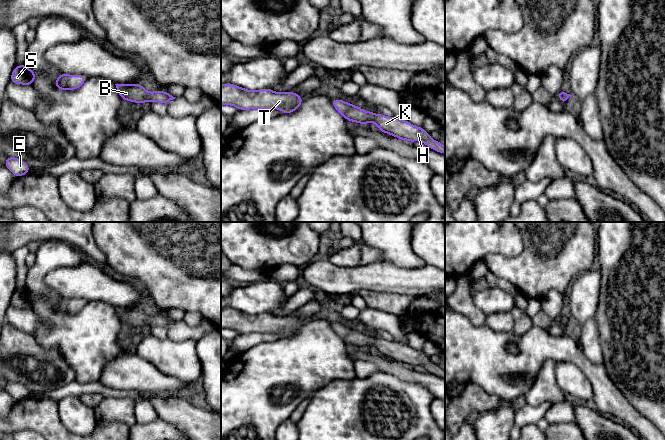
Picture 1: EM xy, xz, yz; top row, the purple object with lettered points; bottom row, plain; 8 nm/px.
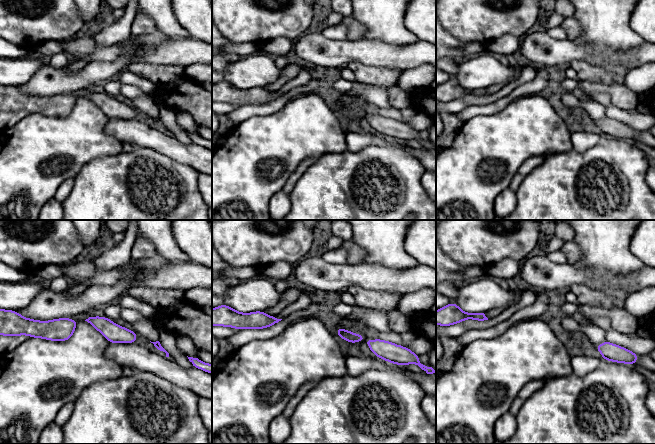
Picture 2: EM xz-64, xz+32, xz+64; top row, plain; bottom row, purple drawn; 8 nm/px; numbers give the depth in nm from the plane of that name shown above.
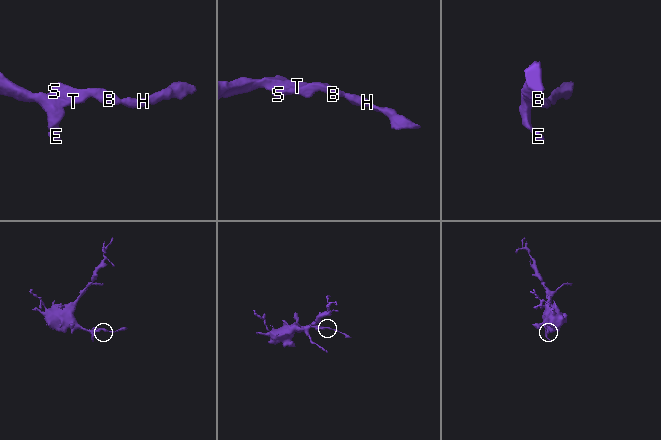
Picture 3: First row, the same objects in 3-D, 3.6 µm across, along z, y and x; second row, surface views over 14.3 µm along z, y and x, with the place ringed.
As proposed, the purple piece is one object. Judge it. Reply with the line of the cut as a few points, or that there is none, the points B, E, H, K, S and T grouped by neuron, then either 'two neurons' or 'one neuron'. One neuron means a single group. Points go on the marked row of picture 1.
no cut; B E H K S T; one neuron

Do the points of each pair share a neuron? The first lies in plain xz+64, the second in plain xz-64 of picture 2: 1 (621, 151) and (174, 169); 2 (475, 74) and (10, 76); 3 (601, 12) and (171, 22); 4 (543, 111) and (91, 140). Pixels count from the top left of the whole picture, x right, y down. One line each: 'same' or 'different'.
1: same
2: same
3: same
4: same

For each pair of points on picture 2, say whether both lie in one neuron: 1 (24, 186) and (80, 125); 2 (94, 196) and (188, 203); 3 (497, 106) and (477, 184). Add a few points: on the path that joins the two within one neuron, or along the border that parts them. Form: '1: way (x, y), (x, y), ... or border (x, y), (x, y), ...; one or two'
1: way (30, 170), (50, 150), (57, 148), (64, 141); one
2: way (122, 169), (135, 159), (146, 158), (177, 175); one
3: border (515, 99), (499, 111), (478, 114), (472, 118); two

